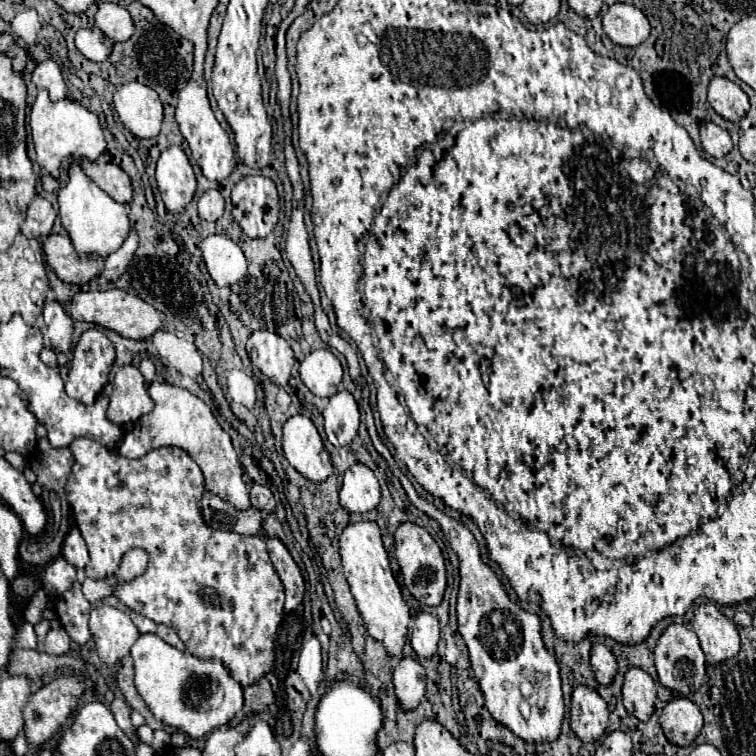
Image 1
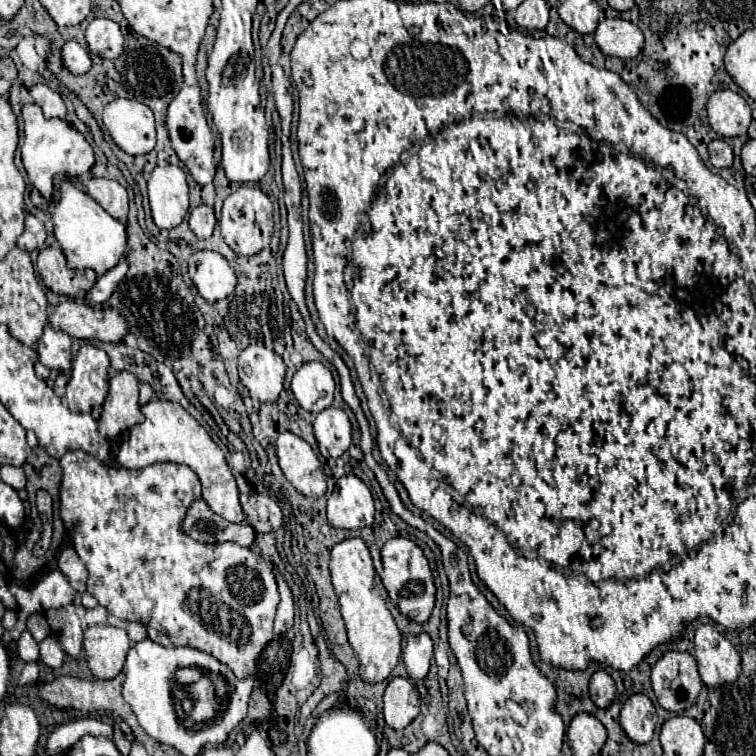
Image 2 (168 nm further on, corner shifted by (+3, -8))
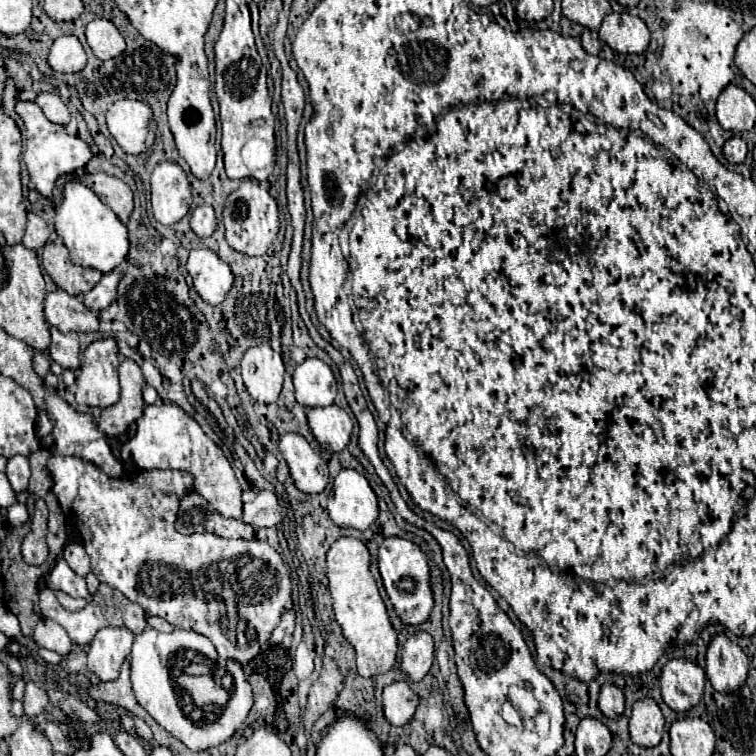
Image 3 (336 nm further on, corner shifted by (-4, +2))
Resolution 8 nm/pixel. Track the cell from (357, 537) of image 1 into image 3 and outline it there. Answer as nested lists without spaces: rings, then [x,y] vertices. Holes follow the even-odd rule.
[[[339,538],[327,552],[327,580],[333,598],[333,614],[345,636],[355,648],[357,672],[363,678],[373,678],[387,672],[397,656],[397,632],[393,630],[383,598],[369,572],[369,550],[357,538]]]

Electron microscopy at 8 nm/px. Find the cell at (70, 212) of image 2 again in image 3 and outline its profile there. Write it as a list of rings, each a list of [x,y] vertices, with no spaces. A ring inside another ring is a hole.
[[[67,182],[63,192],[63,204],[55,216],[55,230],[63,238],[63,244],[69,250],[69,258],[75,266],[93,268],[101,274],[115,270],[127,256],[129,238],[125,224],[113,214],[109,206],[105,206],[95,192],[91,192],[81,182]]]

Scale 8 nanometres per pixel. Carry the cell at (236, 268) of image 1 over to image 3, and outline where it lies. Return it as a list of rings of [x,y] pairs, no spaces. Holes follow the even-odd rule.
[[[209,248],[191,250],[187,272],[193,278],[193,288],[197,294],[211,306],[221,304],[233,286],[231,268]]]

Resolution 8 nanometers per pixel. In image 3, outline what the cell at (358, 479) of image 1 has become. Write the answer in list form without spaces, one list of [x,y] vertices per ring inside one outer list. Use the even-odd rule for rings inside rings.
[[[347,468],[335,476],[327,512],[341,528],[367,530],[377,520],[377,496],[365,476]]]

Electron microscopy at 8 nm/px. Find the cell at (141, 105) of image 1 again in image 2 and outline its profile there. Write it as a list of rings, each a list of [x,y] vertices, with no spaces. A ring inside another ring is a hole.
[[[112,100],[102,114],[112,140],[128,154],[146,154],[156,146],[154,114],[146,104],[136,100]]]

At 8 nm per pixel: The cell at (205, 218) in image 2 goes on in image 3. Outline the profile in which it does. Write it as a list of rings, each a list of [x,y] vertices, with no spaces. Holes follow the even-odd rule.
[[[199,206],[193,210],[191,214],[191,230],[199,236],[199,238],[207,238],[213,234],[217,226],[217,220],[215,220],[215,212],[211,206]]]

